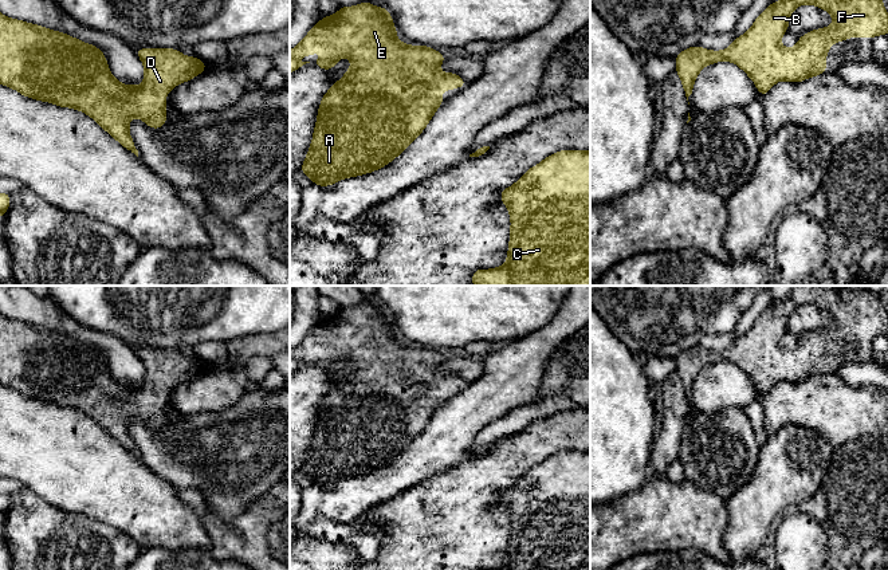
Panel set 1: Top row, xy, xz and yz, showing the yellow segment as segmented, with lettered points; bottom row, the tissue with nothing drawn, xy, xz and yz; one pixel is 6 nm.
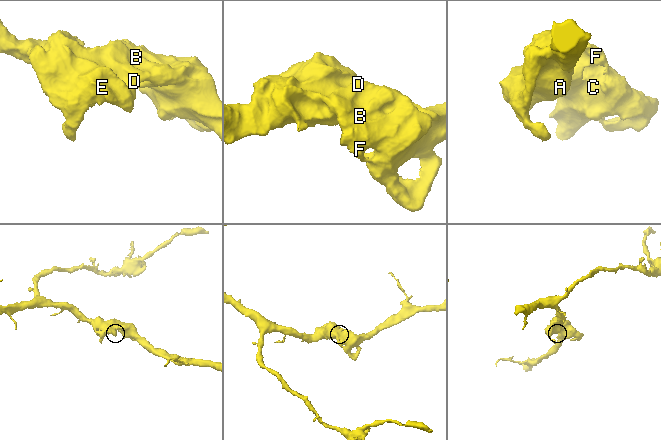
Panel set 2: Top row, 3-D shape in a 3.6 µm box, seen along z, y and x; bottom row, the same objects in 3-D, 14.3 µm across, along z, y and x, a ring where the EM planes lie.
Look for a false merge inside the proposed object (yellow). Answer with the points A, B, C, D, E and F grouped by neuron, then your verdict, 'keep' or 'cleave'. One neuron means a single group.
A B C D E F; keep

